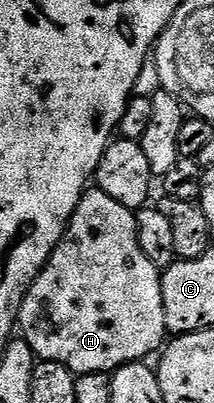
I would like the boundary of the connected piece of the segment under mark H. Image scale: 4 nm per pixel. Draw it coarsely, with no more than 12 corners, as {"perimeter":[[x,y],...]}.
{"perimeter":[[85,191],[18,332],[73,376],[166,344],[136,212]]}

